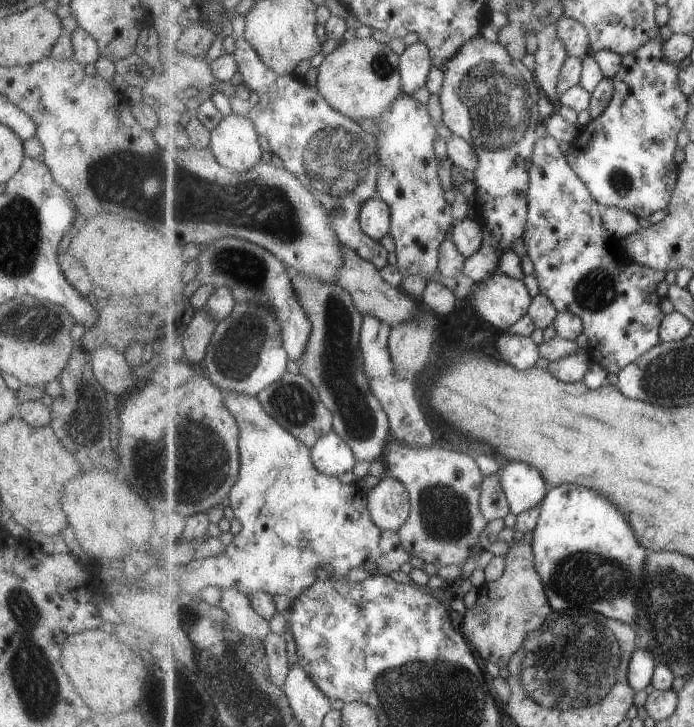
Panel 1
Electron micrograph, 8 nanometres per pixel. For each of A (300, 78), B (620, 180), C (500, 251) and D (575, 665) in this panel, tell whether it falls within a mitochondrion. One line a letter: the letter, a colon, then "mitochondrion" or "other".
A: other
B: mitochondrion
C: other
D: mitochondrion

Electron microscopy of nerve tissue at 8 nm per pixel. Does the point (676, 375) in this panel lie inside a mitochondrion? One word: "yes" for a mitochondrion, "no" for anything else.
yes

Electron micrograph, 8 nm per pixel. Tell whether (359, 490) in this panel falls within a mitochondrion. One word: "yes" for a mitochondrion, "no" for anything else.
no

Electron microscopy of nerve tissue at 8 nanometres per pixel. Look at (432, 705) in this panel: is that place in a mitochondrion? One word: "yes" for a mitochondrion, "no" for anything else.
yes

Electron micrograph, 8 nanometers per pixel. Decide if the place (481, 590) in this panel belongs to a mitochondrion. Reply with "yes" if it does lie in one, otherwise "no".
no

